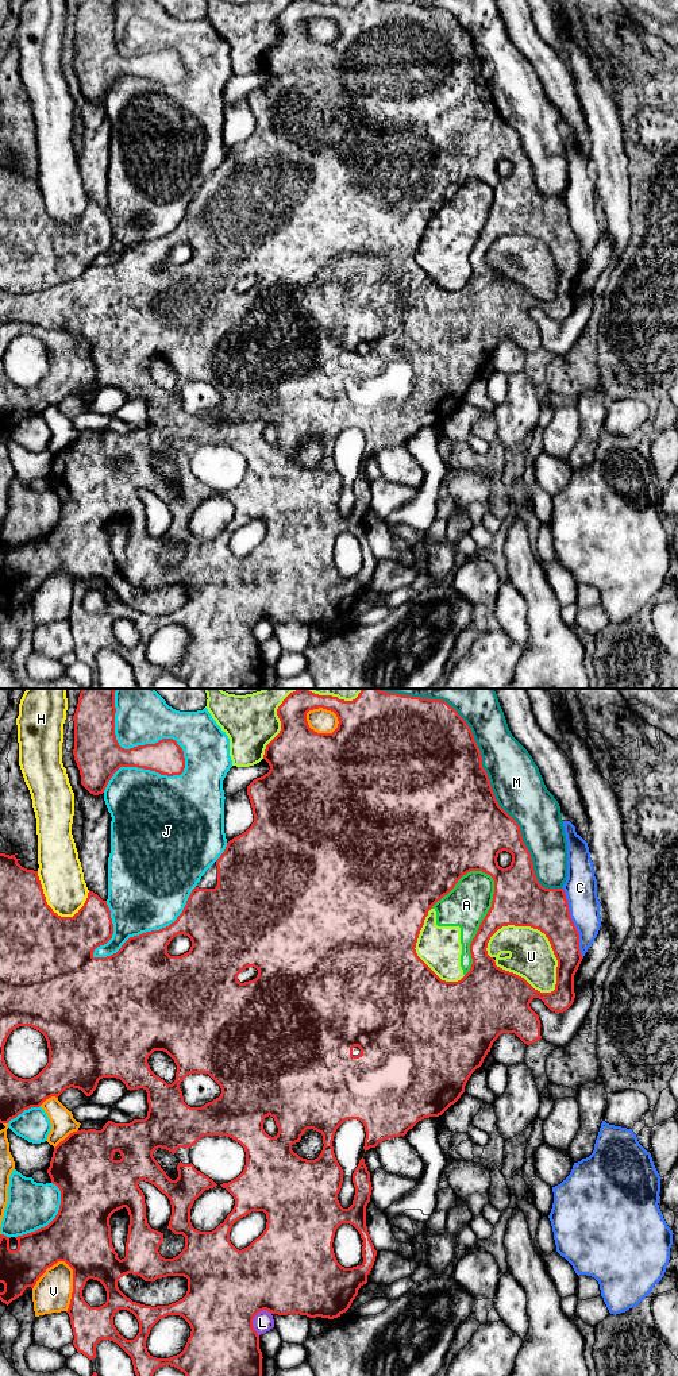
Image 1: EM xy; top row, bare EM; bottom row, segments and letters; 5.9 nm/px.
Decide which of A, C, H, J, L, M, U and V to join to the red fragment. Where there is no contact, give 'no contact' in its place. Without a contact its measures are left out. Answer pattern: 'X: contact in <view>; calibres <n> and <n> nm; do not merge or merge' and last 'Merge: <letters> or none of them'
A: contact in xy; calibres 300 and 260 nm; do not merge
C: contact in xy; calibres 260 and 190 nm; do not merge
H: contact in xy; calibres 440 and 260 nm; do not merge
J: contact in xy; calibres 280 and 320 nm; do not merge
L: contact in xy; calibres 480 and 120 nm; do not merge
M: contact in xy; calibres 500 and 300 nm; do not merge
U: contact in xy; calibres 260 and 260 nm; do not merge
V: contact in xy; calibres 320 and 220 nm; do not merge
Merge: none of them

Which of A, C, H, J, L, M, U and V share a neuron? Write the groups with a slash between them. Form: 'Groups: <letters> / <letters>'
Groups: A U / C / H / J / L / M / V

